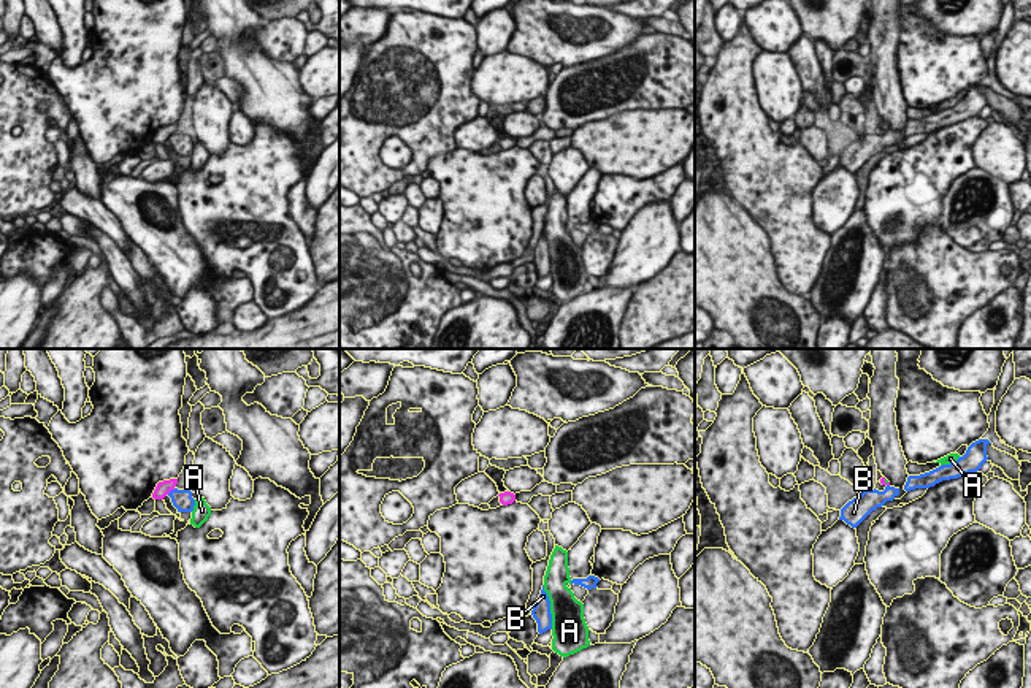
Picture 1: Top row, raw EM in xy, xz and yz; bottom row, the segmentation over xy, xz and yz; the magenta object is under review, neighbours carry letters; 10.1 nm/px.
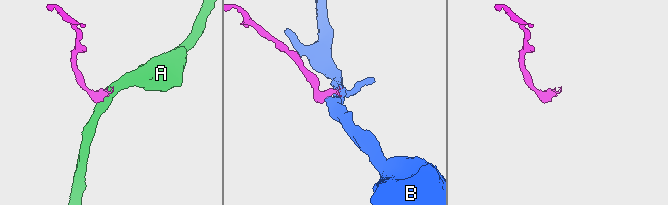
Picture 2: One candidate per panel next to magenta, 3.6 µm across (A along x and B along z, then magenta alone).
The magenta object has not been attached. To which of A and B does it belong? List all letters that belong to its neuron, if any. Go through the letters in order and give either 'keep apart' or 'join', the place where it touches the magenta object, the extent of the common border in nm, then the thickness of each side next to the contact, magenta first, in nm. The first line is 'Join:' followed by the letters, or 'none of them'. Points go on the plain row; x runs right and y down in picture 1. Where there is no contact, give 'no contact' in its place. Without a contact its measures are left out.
Join: A
A: join; contact yz (889, 127); length 70 nm; calibres 60 and 30 nm
B: keep apart; contact xy (170, 135); length 110 nm; calibres 140 and 200 nm

